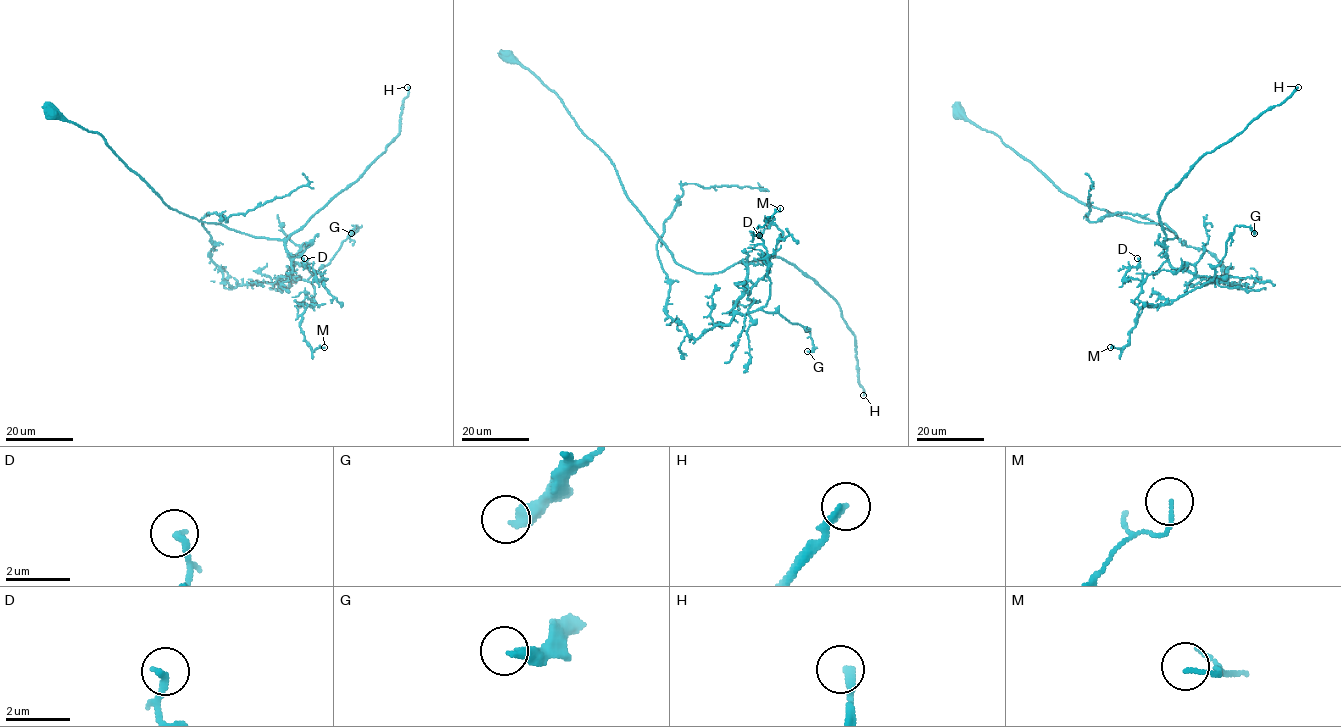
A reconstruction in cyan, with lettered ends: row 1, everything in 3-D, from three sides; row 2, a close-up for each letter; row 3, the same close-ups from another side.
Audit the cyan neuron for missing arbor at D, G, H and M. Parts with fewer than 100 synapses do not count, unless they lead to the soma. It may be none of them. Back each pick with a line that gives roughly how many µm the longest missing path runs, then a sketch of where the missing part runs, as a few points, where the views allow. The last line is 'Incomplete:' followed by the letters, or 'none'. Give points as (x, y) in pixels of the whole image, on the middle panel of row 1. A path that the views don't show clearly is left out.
H: 200 µm | (863, 395), (840, 415), (809, 409), (697, 442), (631, 423), (537, 362), (519, 320)
Incomplete: H

